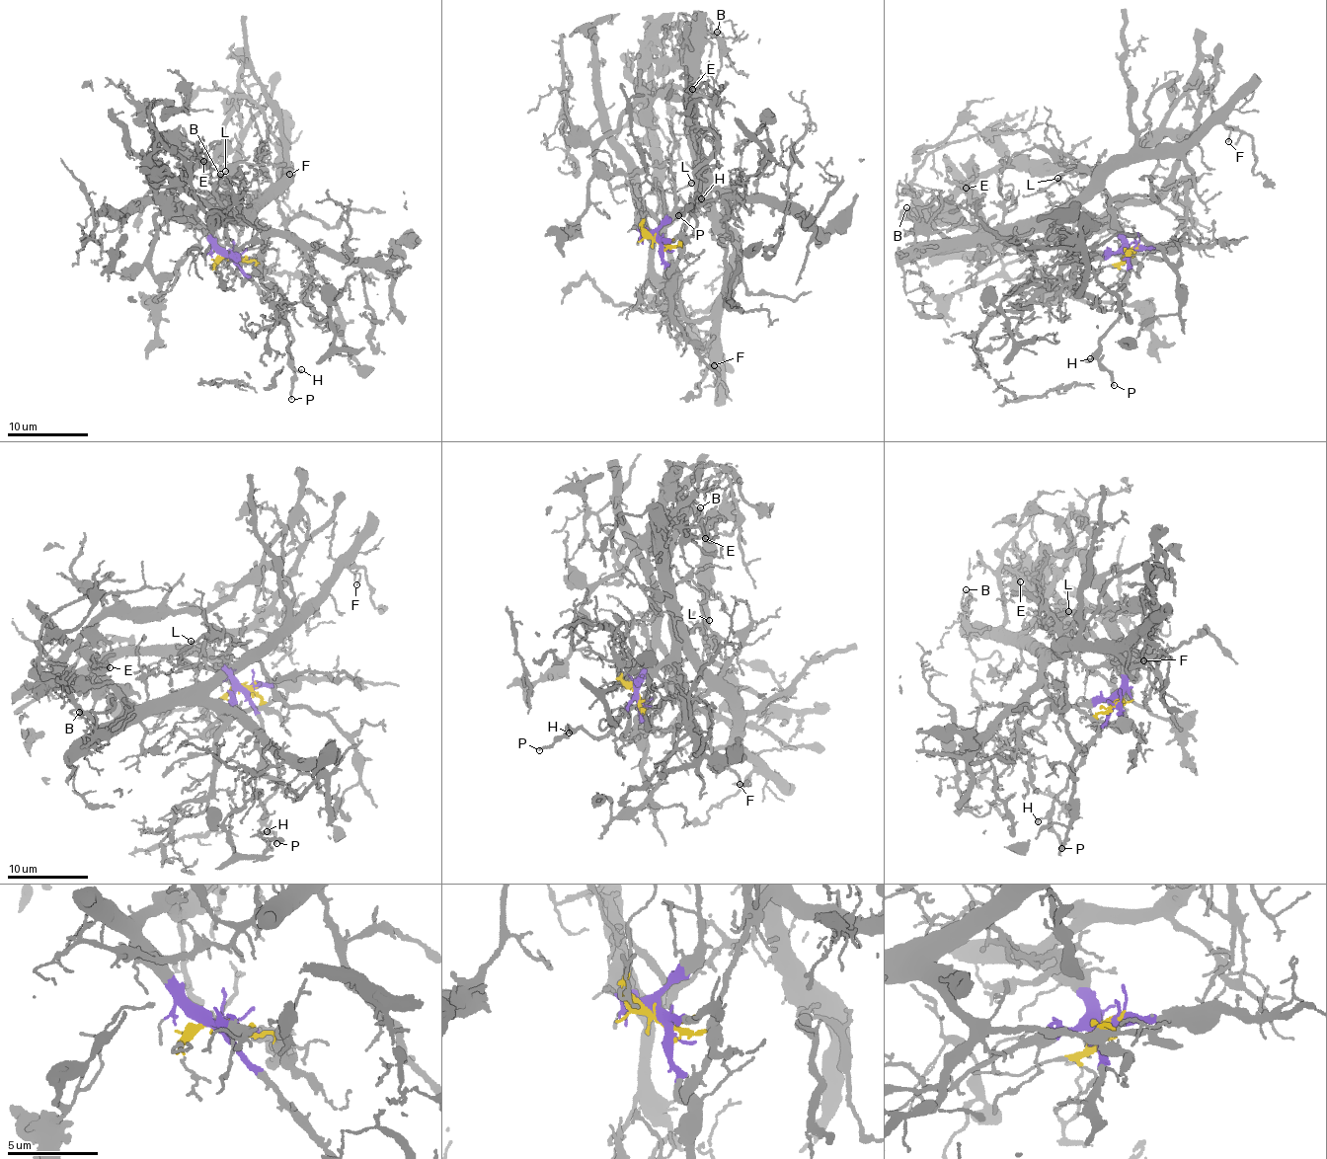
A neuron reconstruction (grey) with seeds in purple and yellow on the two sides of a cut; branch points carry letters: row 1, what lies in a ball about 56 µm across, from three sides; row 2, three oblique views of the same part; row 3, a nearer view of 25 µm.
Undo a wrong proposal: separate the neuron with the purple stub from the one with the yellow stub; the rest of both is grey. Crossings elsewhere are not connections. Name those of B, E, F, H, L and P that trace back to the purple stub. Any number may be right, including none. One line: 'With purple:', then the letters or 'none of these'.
With purple: H, P

